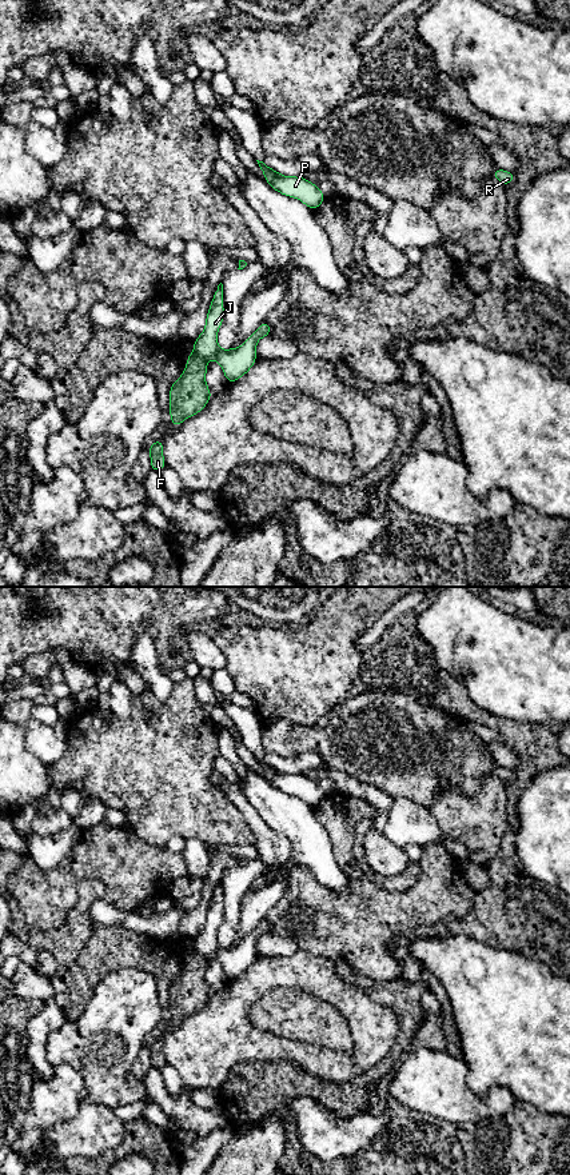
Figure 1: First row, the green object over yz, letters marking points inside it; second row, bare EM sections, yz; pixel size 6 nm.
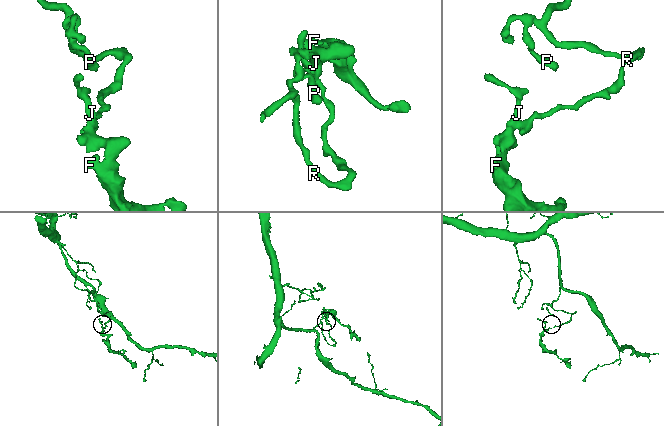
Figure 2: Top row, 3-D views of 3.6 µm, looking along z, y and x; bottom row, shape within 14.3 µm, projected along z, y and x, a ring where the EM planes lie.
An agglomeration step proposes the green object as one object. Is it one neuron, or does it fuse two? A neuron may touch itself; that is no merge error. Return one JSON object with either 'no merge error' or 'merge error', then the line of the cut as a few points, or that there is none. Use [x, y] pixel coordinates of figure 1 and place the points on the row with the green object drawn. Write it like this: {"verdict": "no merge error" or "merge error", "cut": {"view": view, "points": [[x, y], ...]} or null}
{"verdict": "merge error", "cut": {"view": "yz", "points": [[194, 351], [206, 362]]}}

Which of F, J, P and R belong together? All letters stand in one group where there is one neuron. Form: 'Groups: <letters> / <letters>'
Groups: F / J P R

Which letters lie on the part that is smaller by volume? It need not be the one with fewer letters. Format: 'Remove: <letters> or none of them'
Remove: F

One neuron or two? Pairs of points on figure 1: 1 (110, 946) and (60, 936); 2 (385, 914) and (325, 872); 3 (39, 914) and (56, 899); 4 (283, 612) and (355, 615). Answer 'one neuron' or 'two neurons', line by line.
1: two neurons
2: two neurons
3: one neuron
4: two neurons

